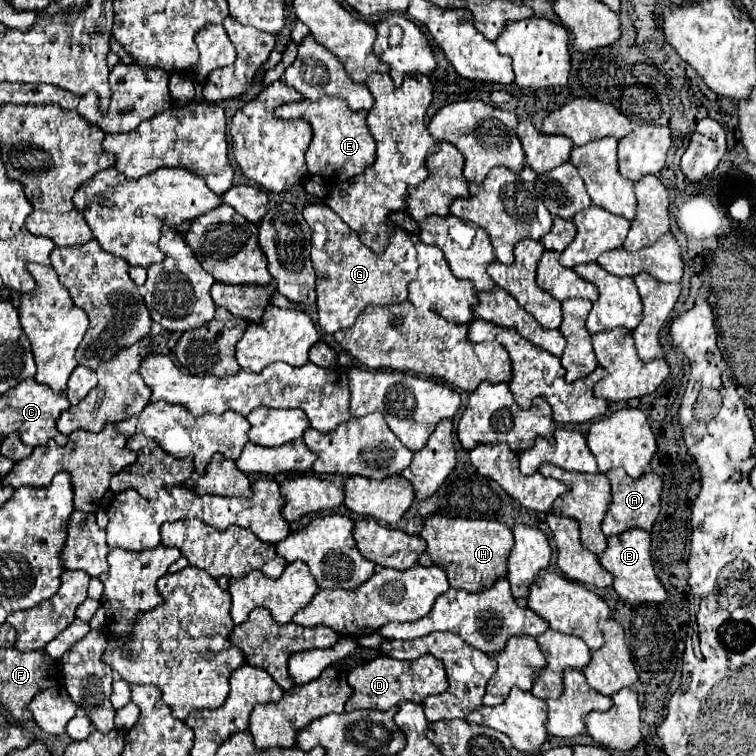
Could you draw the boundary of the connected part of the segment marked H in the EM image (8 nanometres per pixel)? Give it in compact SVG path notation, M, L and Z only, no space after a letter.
M440 513L428 515L420 535L426 539L426 551L420 555L420 565L438 565L446 571L450 587L466 591L484 591L496 579L506 577L506 559L514 545L508 525L492 519L460 519Z

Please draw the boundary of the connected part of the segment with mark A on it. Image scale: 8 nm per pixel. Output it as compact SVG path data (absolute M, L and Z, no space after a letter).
M610 469L606 473L606 477L610 479L610 485L612 485L612 501L610 501L610 507L608 507L606 517L602 521L602 531L608 537L618 535L624 529L632 529L632 527L640 527L644 531L650 531L652 523L656 521L656 517L660 513L662 479L652 471L644 473L640 479L632 479L624 473L624 469Z

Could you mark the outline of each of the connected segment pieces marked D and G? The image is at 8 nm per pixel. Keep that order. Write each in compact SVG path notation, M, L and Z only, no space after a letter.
M380 655L348 673L348 685L352 687L352 697L348 699L346 711L356 709L378 709L388 711L404 699L414 703L422 703L428 695L438 695L440 691L448 689L444 663L432 655L418 657L414 661L398 661L386 655Z
M324 203L304 207L304 219L312 229L312 263L318 275L318 323L326 333L350 329L368 305L396 305L406 301L408 283L416 279L418 263L410 235L390 225L390 257L378 257L358 235Z

